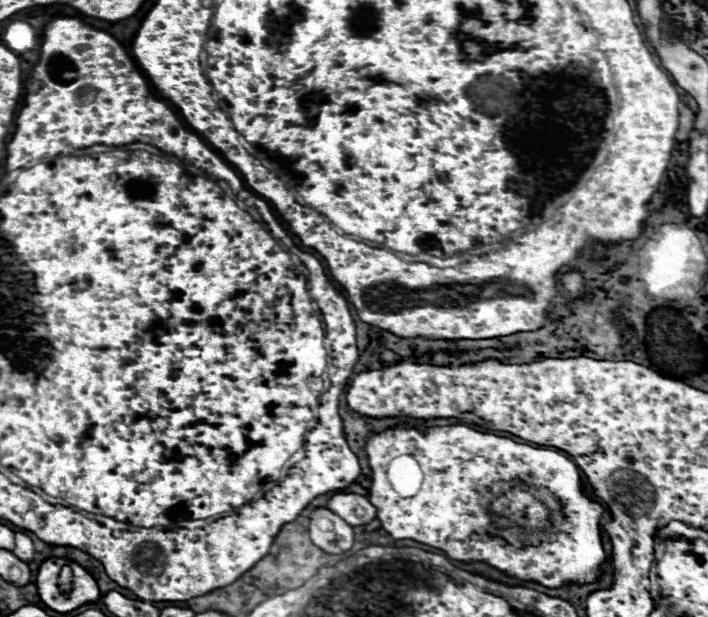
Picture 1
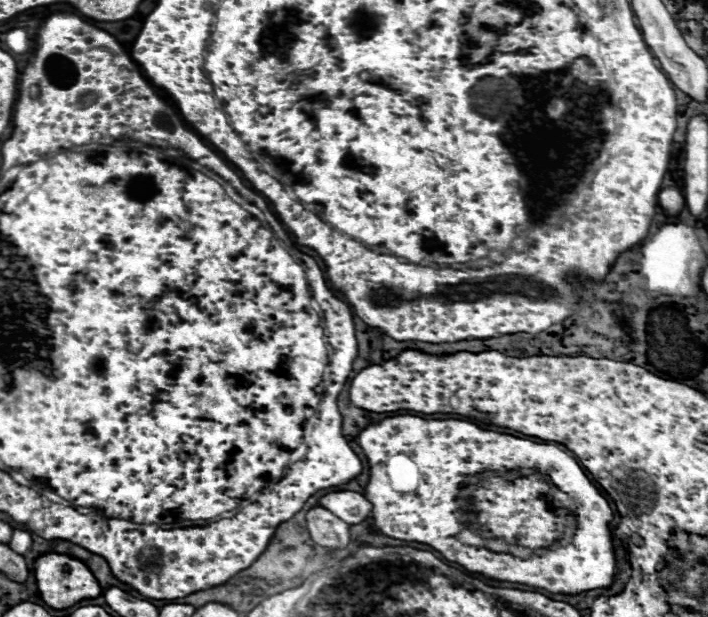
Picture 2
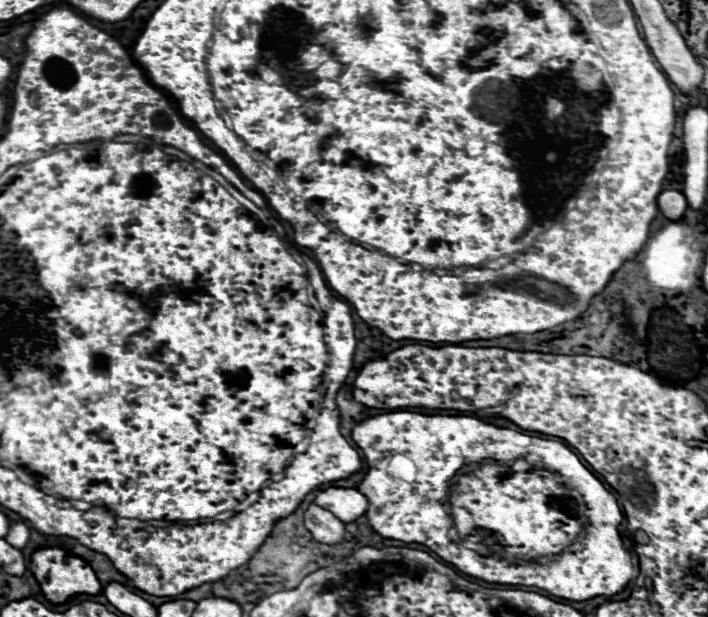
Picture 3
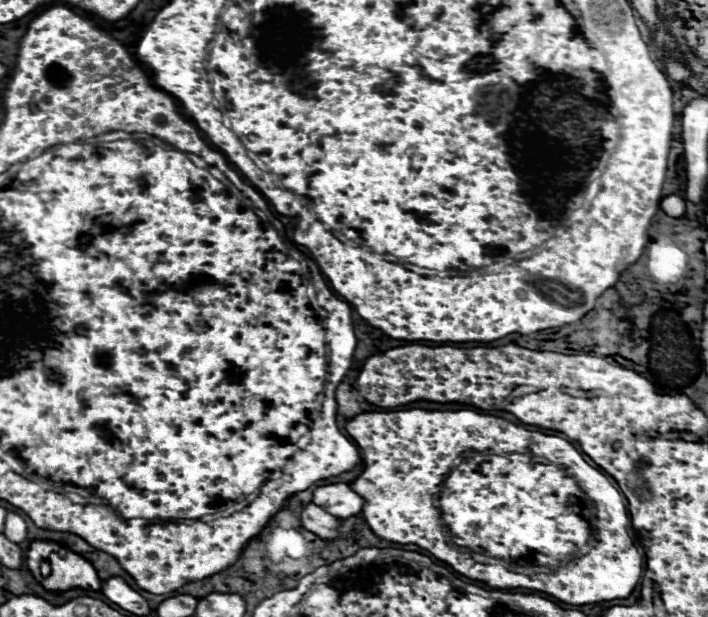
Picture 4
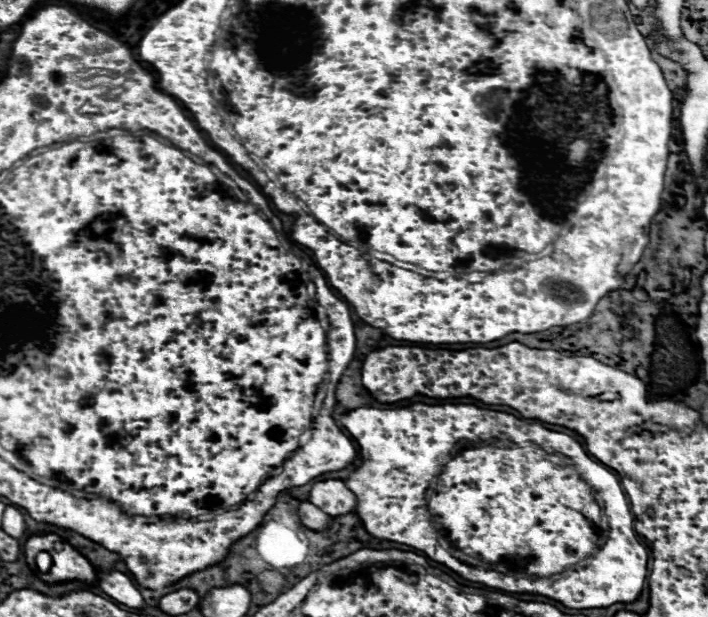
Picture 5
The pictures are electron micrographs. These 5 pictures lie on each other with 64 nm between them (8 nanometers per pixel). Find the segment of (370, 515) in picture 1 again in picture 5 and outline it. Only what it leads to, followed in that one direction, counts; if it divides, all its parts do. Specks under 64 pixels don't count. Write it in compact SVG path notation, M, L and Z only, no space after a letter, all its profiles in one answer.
M326 480L326 482L316 482L310 490L310 502L322 512L330 516L342 516L350 514L356 506L356 496L346 488L342 480Z

